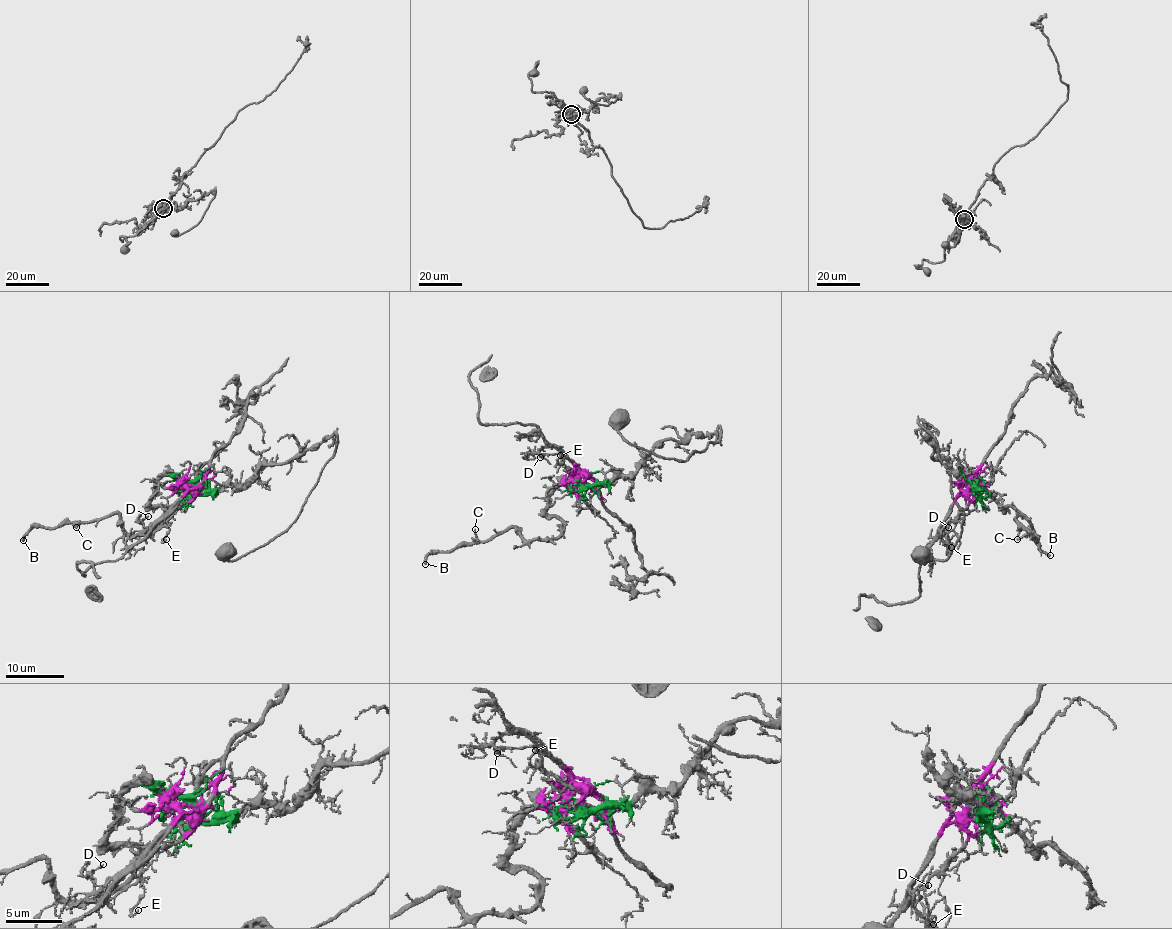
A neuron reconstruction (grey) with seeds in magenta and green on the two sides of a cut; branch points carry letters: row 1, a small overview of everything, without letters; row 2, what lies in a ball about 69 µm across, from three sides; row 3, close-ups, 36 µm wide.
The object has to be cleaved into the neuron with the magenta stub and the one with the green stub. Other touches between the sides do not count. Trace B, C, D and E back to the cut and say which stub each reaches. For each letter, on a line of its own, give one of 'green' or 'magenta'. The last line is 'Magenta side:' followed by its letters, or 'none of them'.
B: green
C: green
D: magenta
E: magenta
Magenta side: D, E

